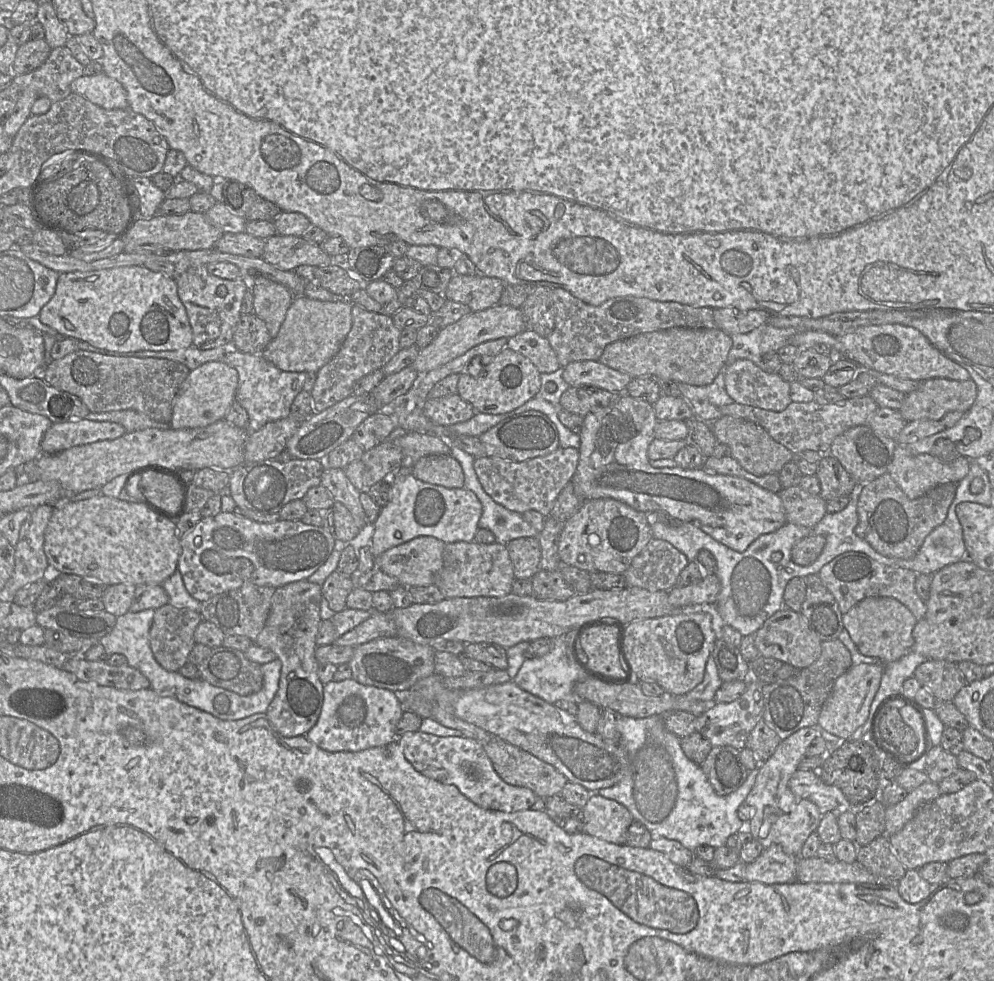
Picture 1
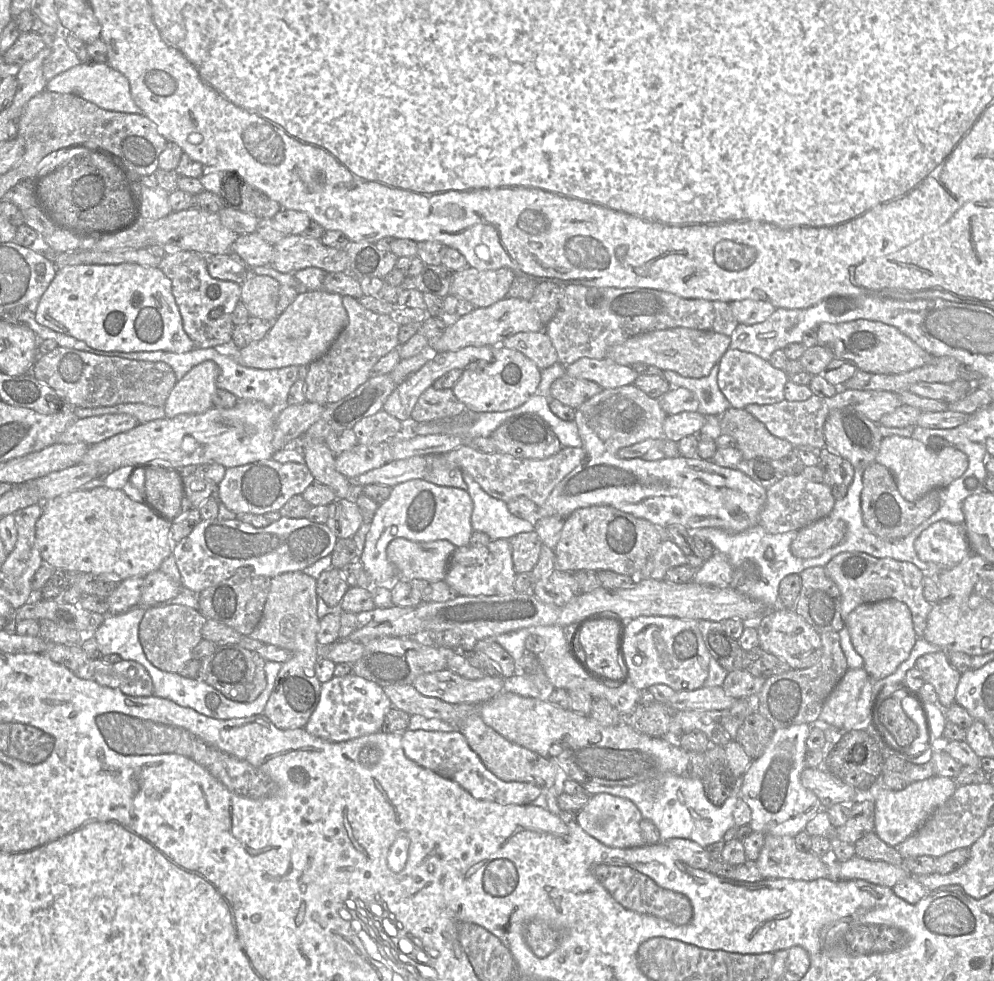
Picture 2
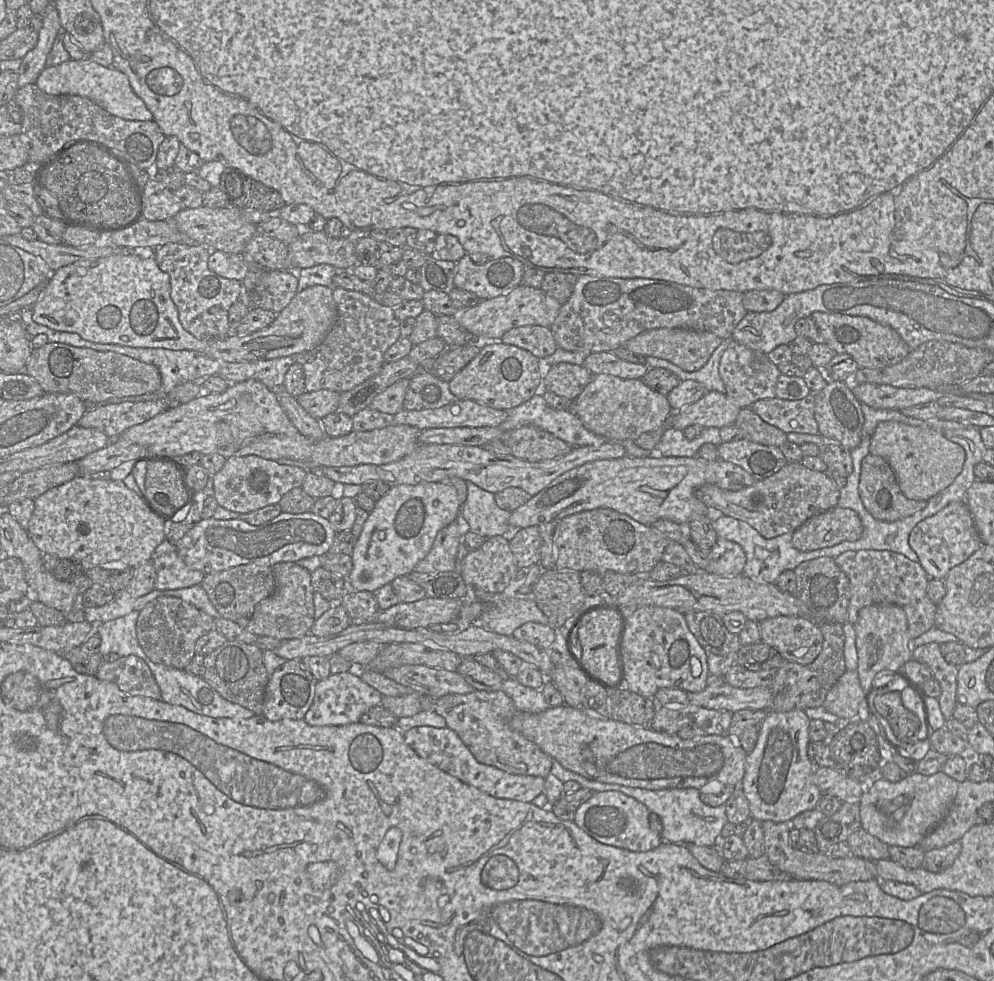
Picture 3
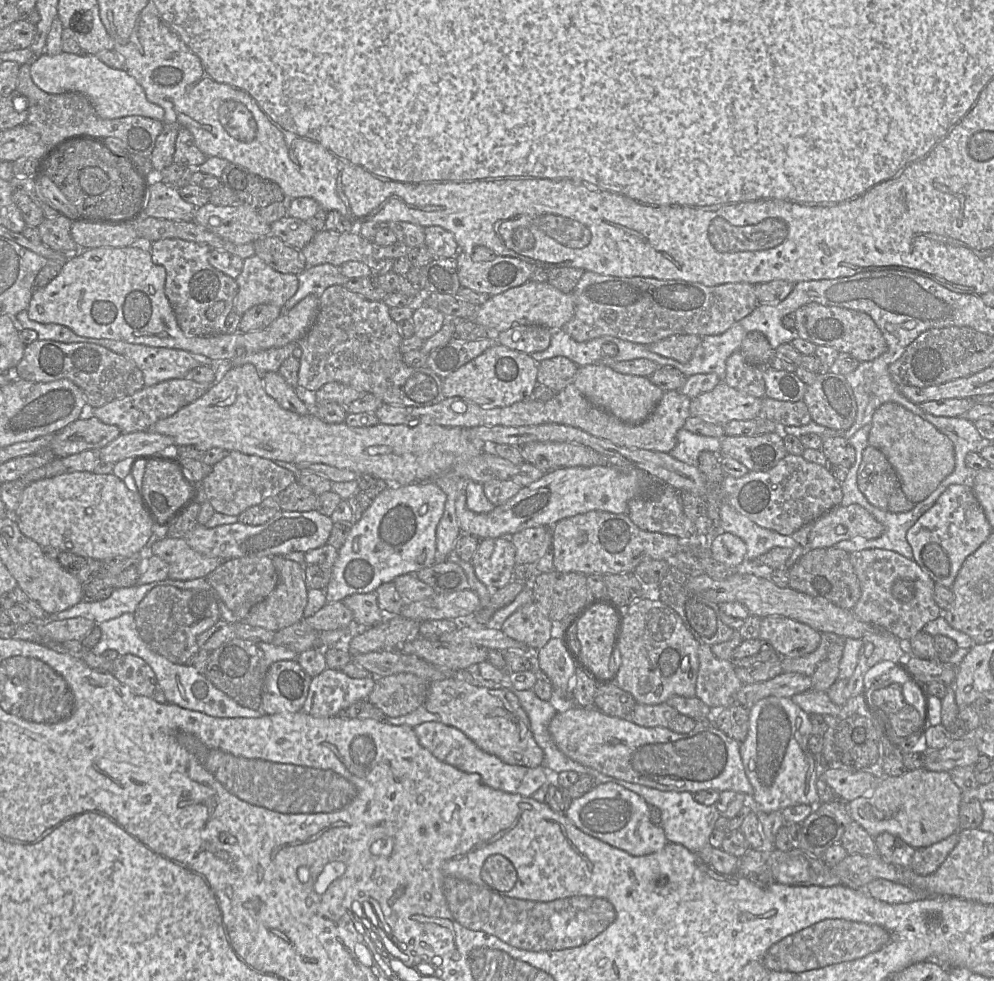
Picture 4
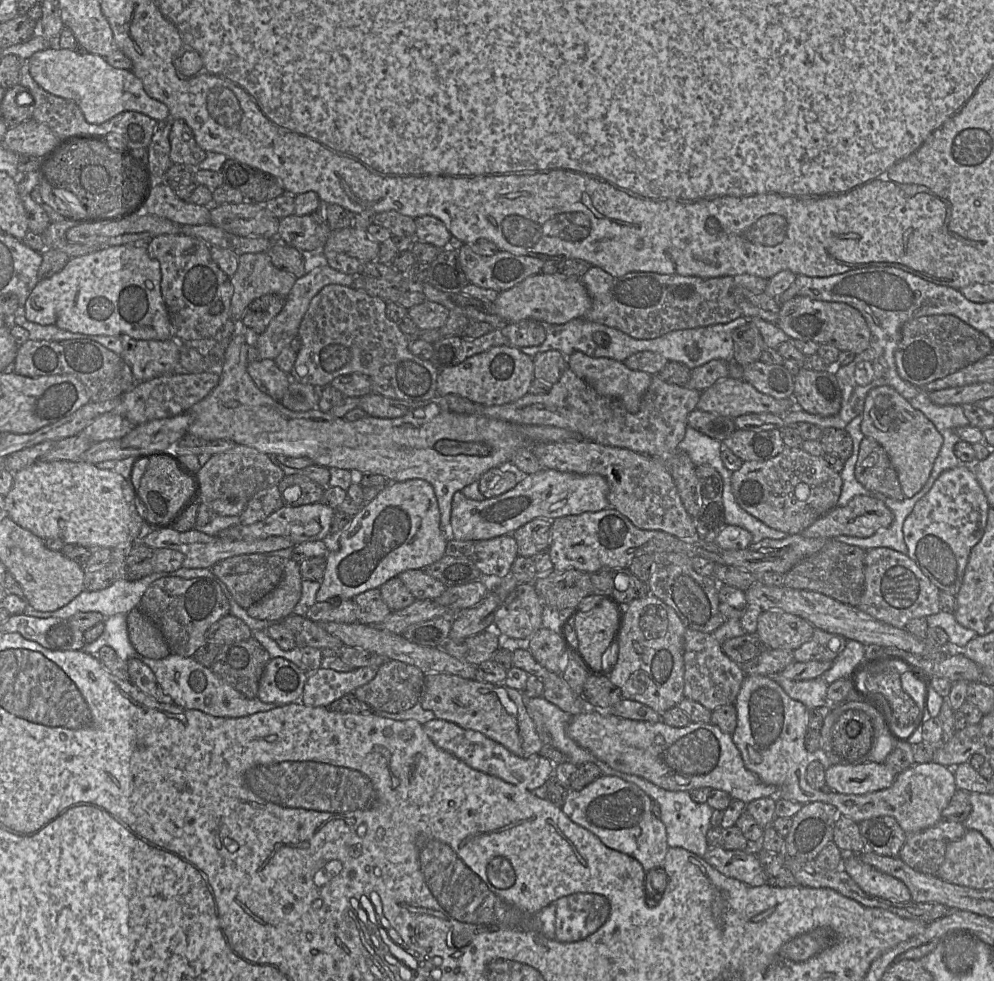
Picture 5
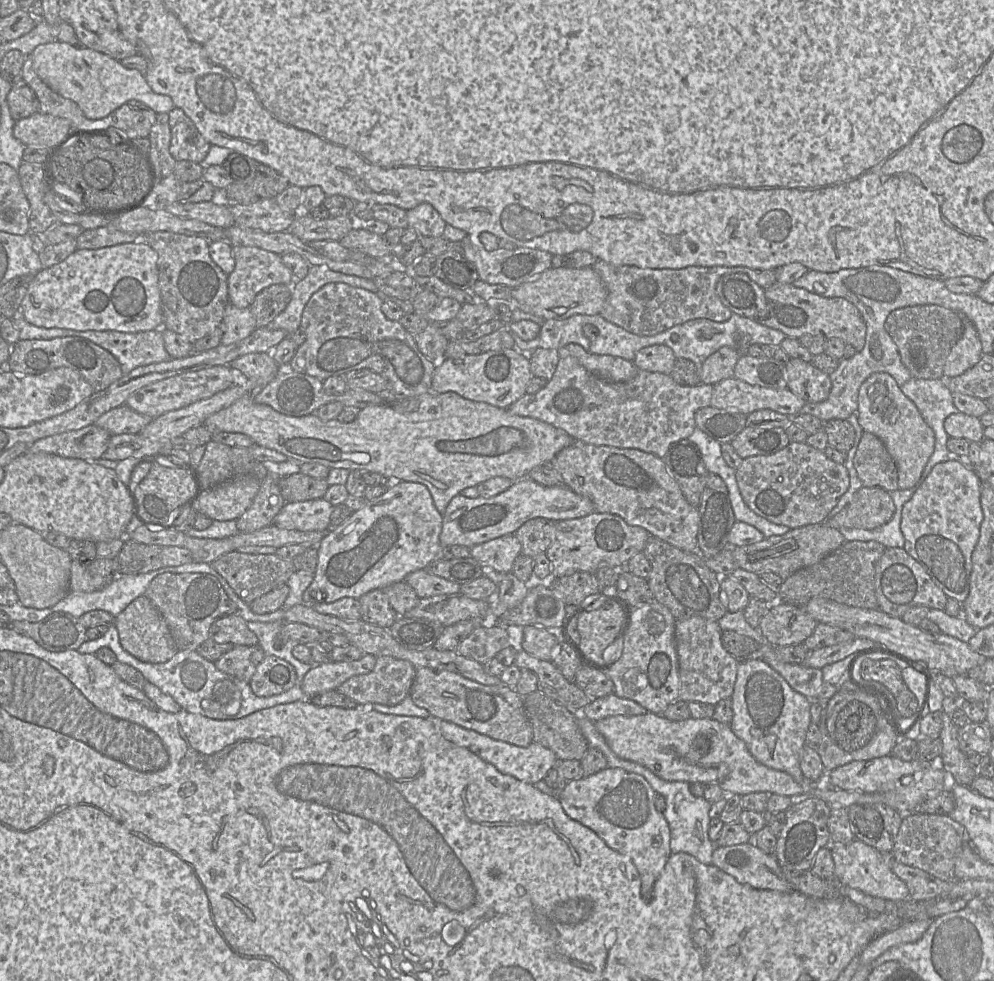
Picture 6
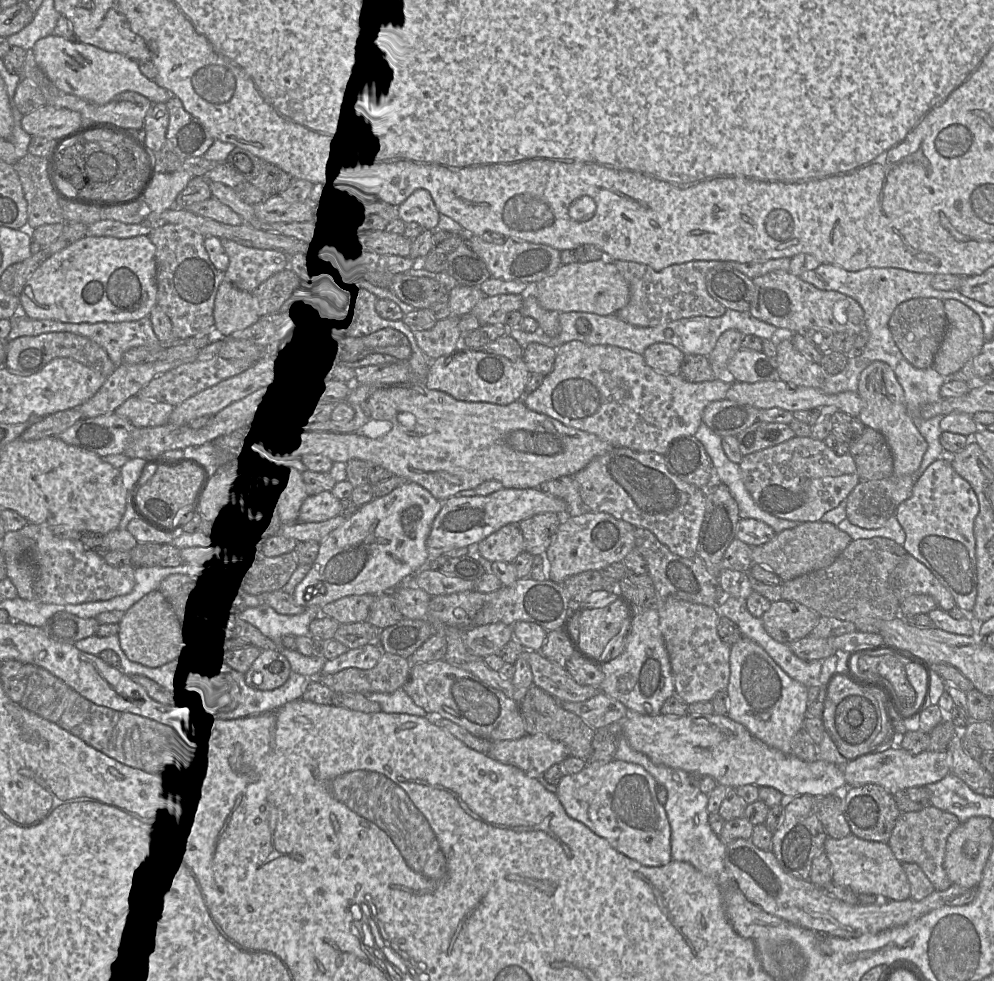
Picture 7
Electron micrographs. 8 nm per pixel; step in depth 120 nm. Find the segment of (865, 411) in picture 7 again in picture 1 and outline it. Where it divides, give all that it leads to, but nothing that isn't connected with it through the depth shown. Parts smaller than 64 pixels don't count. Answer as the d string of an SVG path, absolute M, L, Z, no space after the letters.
M897 444L888 473L899 485L909 499L916 499L933 488L949 482L960 482L969 472L970 462L968 458L959 456L952 462L942 462L931 454L919 454L911 452L906 445Z

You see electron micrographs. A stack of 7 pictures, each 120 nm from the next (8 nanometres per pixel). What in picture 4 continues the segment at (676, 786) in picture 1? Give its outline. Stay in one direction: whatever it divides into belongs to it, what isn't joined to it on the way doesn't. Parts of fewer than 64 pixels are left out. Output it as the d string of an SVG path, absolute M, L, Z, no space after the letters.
M591 767L588 769L588 774L594 775L599 784L617 783L643 797L650 806L658 807L662 813L661 827L664 829L668 842L682 844L694 853L699 853L704 847L710 846L709 837L714 830L715 822L721 816L715 804L710 806L700 804L689 791L663 791L608 776Z

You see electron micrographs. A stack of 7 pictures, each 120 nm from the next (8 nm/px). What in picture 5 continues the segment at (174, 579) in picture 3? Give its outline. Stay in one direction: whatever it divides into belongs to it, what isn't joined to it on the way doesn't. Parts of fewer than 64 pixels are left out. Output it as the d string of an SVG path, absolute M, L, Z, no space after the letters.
M174 529L154 530L144 539L143 543L153 549L168 548L180 551L184 554L183 568L212 568L216 563L227 558L254 553L266 553L271 551L293 548L295 543L282 536L270 536L265 539L254 541L239 541L222 539L219 536L209 536L197 529L186 532L178 532Z

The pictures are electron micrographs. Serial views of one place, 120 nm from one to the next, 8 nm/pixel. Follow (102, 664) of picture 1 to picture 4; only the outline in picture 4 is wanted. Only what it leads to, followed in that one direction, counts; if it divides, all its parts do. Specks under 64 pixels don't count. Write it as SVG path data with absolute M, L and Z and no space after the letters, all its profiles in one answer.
M132 654L120 655L113 663L112 675L133 692L158 703L168 703L155 672L142 658Z

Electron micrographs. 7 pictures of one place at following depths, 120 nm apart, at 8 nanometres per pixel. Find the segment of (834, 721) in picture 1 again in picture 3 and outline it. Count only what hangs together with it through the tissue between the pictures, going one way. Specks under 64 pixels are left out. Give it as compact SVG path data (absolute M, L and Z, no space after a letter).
M846 671L826 695L823 707L826 711L836 715L842 721L854 720L858 717L865 717L868 696L869 692L864 693L861 688L857 671Z

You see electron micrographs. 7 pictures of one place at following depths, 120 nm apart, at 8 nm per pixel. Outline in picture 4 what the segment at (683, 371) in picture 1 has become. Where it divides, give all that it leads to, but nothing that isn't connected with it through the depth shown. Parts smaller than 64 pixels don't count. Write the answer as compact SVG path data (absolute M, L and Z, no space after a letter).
M695 334L672 335L651 343L649 349L666 358L687 363L701 342L701 336Z

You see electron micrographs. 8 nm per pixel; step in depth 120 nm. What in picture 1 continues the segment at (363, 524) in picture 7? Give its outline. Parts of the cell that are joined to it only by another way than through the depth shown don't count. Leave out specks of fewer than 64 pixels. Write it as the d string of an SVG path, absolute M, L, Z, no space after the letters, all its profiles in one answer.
M411 471L392 477L391 499L381 507L374 523L370 551L374 558L388 549L420 536L429 536L445 544L459 541L472 542L482 514L482 504L477 496L466 488L446 488L423 482Z

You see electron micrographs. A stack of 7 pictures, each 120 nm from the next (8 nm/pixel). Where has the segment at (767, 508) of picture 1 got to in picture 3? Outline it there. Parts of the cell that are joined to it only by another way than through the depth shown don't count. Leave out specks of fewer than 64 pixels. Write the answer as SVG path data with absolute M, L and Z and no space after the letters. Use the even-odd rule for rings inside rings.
M609 374L593 375L571 409L583 426L607 441L636 440L640 435L667 427L673 410L667 395L649 388L642 379L622 379ZM653 453L648 457L625 455L617 459L587 462L553 480L548 486L511 512L509 524L521 529L539 526L579 512L609 508L633 520L652 525L660 519L677 522L684 527L692 520L712 513L697 497L696 490L703 485L739 491L752 486L756 480L738 465L718 459L707 461L695 457L663 457Z

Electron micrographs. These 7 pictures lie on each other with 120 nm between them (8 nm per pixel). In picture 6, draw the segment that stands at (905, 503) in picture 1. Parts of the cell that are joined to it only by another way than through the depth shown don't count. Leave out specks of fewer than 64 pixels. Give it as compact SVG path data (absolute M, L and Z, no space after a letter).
M863 432L854 467L863 487L881 488L887 492L899 489L896 464L884 443L874 434Z

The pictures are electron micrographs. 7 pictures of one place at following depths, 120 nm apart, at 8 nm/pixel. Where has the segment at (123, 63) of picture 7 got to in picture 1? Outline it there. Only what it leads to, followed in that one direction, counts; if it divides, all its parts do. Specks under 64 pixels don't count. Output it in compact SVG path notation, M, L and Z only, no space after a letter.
M104 72L77 78L72 83L71 90L72 93L79 94L93 104L107 110L129 107L124 87Z

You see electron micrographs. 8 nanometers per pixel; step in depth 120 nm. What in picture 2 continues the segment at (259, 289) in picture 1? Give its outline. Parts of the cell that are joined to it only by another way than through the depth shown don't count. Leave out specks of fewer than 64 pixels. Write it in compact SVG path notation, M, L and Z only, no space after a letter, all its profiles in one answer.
M248 269L248 277L240 286L240 301L250 316L271 323L278 317L279 282L269 276L256 275Z

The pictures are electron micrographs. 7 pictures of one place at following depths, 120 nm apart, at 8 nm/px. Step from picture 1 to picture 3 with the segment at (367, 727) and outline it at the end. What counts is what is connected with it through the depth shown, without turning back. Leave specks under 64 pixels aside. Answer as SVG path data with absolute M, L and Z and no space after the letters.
M356 669L338 674L330 674L315 686L313 703L304 721L311 726L342 726L360 721L370 708L381 704L383 695L362 681Z

